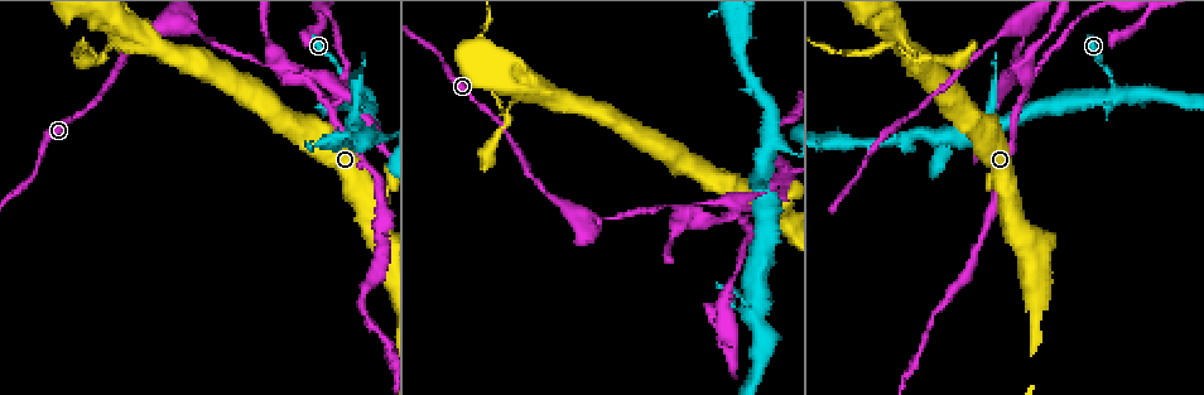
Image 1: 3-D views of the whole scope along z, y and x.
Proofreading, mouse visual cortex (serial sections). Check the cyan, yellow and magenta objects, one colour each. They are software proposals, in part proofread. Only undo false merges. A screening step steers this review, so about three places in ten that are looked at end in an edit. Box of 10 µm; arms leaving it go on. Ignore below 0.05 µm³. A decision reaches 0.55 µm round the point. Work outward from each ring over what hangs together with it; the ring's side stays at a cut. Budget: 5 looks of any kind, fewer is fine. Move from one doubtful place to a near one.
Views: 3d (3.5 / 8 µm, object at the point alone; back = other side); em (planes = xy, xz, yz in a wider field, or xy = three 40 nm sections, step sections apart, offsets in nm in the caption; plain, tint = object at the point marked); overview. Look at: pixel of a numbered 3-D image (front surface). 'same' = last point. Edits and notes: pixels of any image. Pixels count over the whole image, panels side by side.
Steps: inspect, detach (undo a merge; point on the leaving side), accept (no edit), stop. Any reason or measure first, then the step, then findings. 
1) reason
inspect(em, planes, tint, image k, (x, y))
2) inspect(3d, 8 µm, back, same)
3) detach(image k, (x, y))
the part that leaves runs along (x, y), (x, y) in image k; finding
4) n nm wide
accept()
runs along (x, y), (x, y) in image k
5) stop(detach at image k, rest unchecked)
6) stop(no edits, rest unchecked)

a narrow waist
inspect(3d, 3.5 µm, image 1, (612, 219))

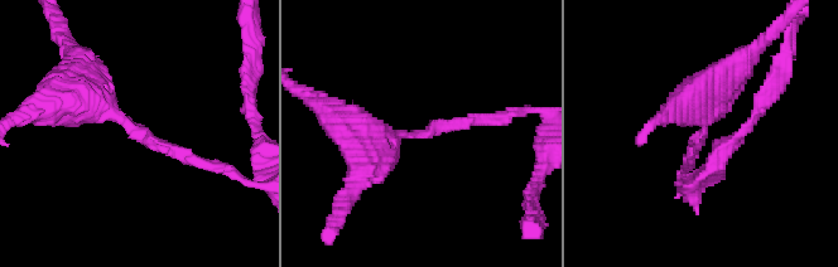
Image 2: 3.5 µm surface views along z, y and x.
arms of 150, 350 nm; shape alone is not enough
inspect(em, xy, step 1, plain, image 2, (132, 130))

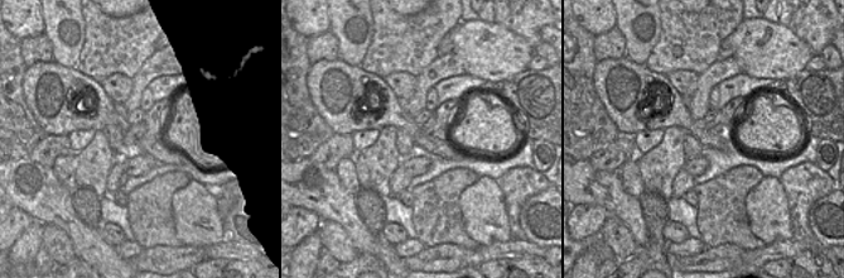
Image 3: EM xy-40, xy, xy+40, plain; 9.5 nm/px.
inspect(em, xy, step 1, tint, same)

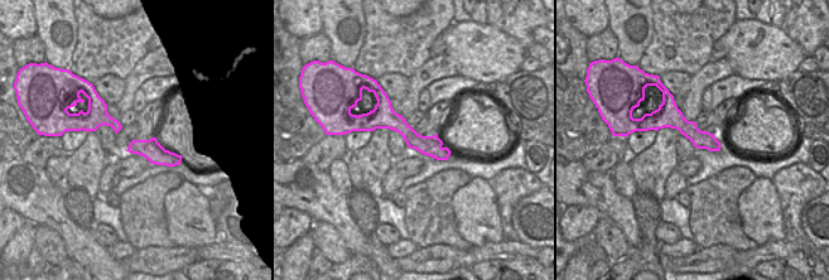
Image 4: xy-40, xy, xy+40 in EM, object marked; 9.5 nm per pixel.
accept()
continuous, no second cell

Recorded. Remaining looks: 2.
thick turns thin
inspect(3d, 3.5 µm, image 1, (508, 116))

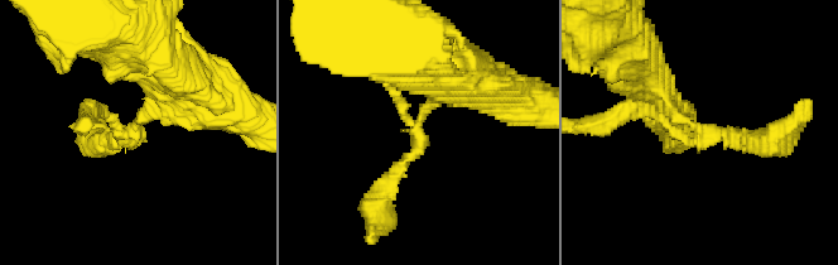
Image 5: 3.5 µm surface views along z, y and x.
3 arms; arms of 150, 250, 350 nm
inspect(em, xy, step 2, tint, image 5, (700, 131))

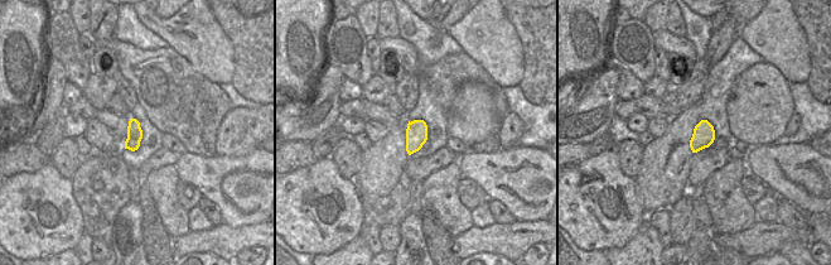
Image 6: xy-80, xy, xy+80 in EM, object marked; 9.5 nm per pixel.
detach(image 5, (112, 117))
the part that leaves runs along (696, 140), (637, 110), (598, 121) in image 5; a second cell is stuck on

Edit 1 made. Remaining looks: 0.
stop(detach at image 5, rest unchecked)

